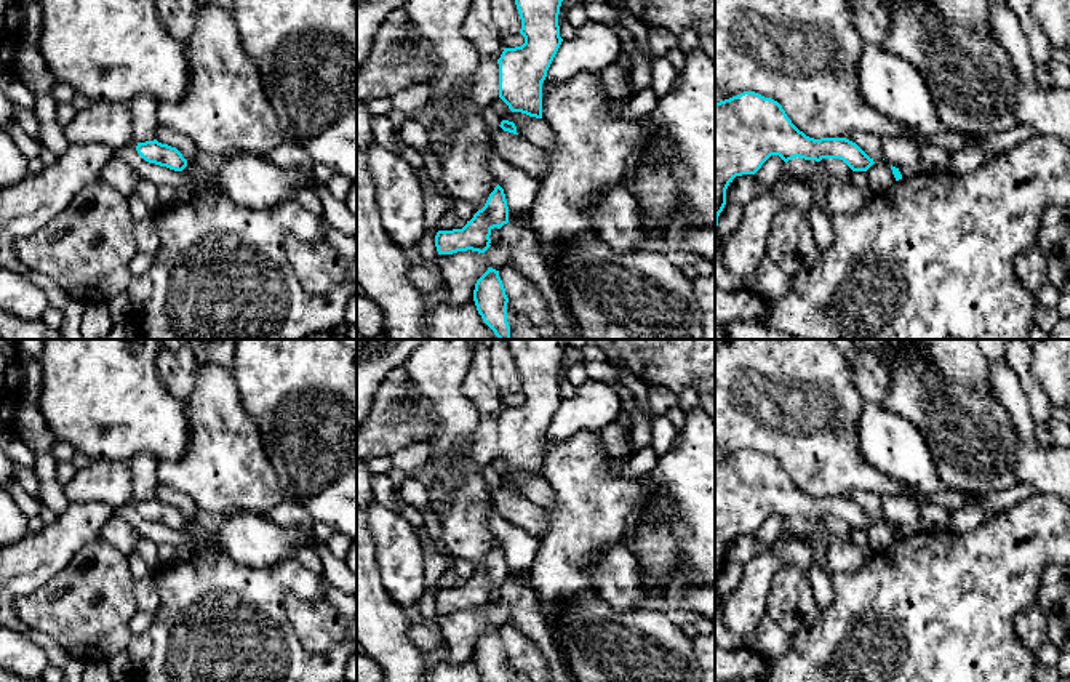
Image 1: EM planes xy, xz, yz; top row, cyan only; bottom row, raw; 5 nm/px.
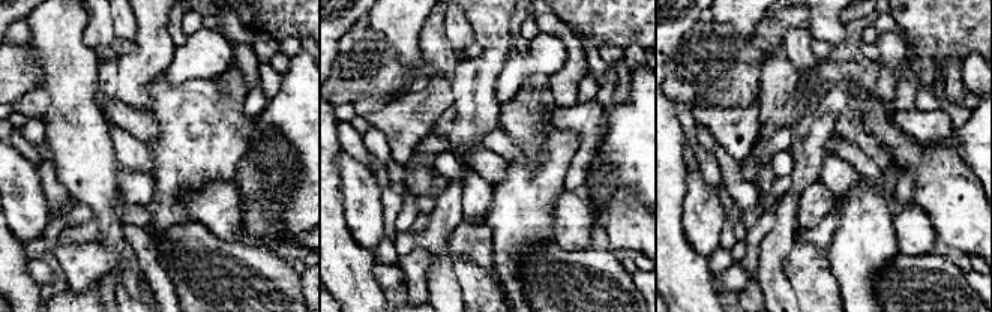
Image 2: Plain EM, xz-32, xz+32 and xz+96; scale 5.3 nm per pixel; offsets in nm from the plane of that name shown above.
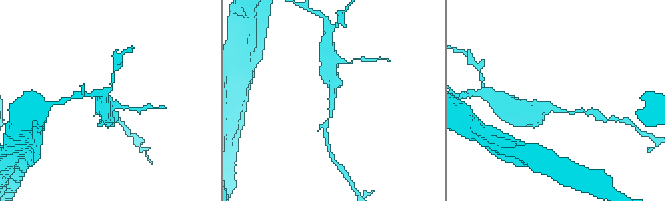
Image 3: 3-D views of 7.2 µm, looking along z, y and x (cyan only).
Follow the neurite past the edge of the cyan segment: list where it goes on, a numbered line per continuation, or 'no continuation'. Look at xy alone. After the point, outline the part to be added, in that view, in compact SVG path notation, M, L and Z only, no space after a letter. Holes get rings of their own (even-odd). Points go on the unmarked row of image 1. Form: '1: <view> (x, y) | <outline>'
no continuation

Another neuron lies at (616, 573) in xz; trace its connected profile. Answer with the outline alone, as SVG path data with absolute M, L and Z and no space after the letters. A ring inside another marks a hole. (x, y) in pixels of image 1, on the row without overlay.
M621 541L595 554L589 565L598 596L617 610L638 608L643 600L640 567L632 548Z

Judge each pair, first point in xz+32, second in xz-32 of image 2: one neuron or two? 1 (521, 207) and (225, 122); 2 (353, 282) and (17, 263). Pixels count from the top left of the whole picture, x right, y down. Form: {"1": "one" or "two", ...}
{"1": "one", "2": "one"}

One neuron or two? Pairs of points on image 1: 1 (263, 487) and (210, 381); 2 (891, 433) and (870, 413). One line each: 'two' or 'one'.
1: one
2: one

